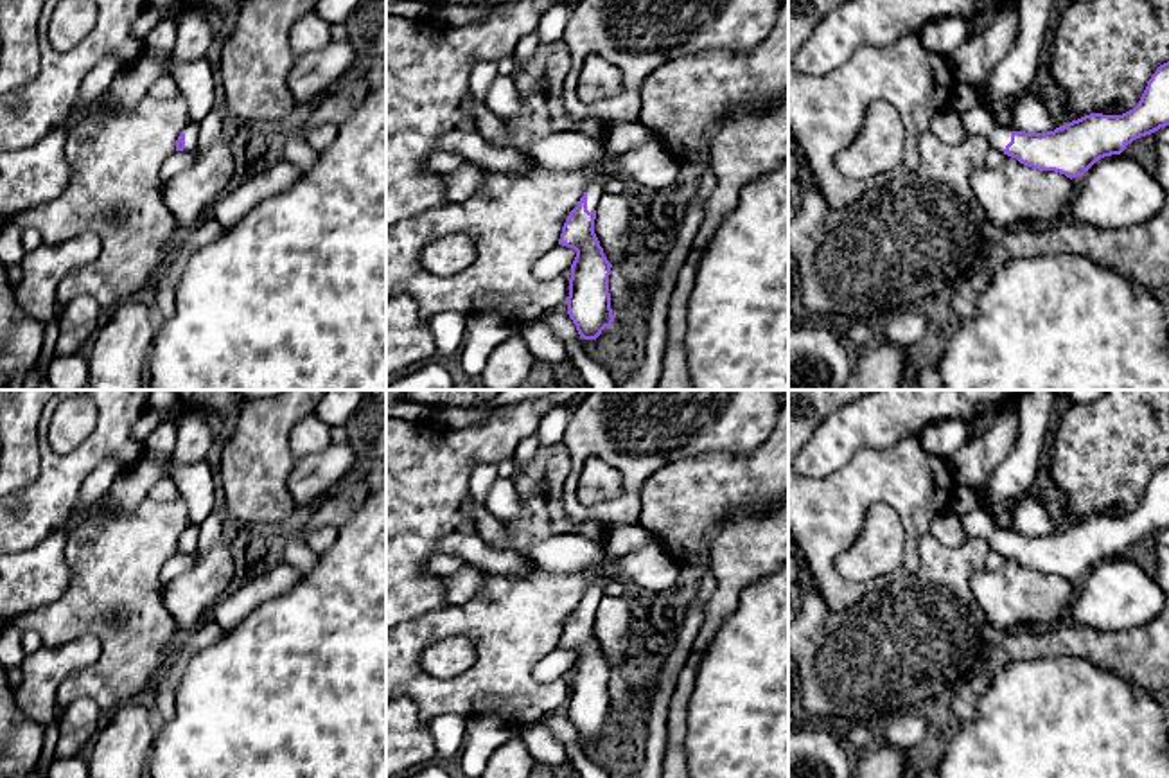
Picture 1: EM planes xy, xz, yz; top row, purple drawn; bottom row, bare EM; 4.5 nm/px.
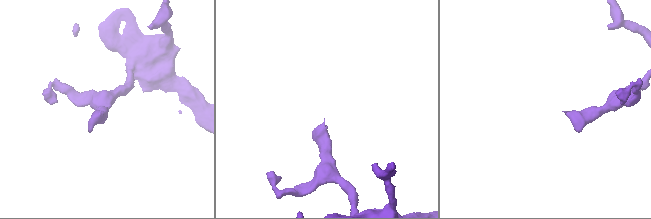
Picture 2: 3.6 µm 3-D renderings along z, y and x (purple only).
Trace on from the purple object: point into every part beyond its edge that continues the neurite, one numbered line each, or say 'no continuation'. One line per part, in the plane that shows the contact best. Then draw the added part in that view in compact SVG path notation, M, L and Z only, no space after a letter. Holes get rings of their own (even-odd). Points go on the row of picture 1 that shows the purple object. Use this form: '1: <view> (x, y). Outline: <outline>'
1: xz (652, 164). Outline: M650 131L648 140L627 153L616 155L609 171L596 174L587 192L587 210L596 210L605 194L605 183L618 178L632 178L657 192L668 192L679 176L679 160L673 156L663 131Z

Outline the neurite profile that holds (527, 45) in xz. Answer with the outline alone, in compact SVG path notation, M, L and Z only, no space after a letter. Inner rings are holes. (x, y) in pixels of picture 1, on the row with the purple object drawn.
M537 31L523 36L515 45L512 63L528 61L539 49L541 41L542 40L539 38Z

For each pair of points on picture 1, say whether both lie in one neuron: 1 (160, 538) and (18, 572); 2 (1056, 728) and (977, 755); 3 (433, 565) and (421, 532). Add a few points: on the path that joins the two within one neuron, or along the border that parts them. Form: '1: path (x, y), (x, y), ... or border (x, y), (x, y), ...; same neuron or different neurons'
1: border (61, 527), (65, 532), (69, 586), (54, 602); different neurons
2: path (1037, 748), (1029, 755), (997, 755); same neuron
3: border (433, 552), (424, 568), (440, 579); different neurons

